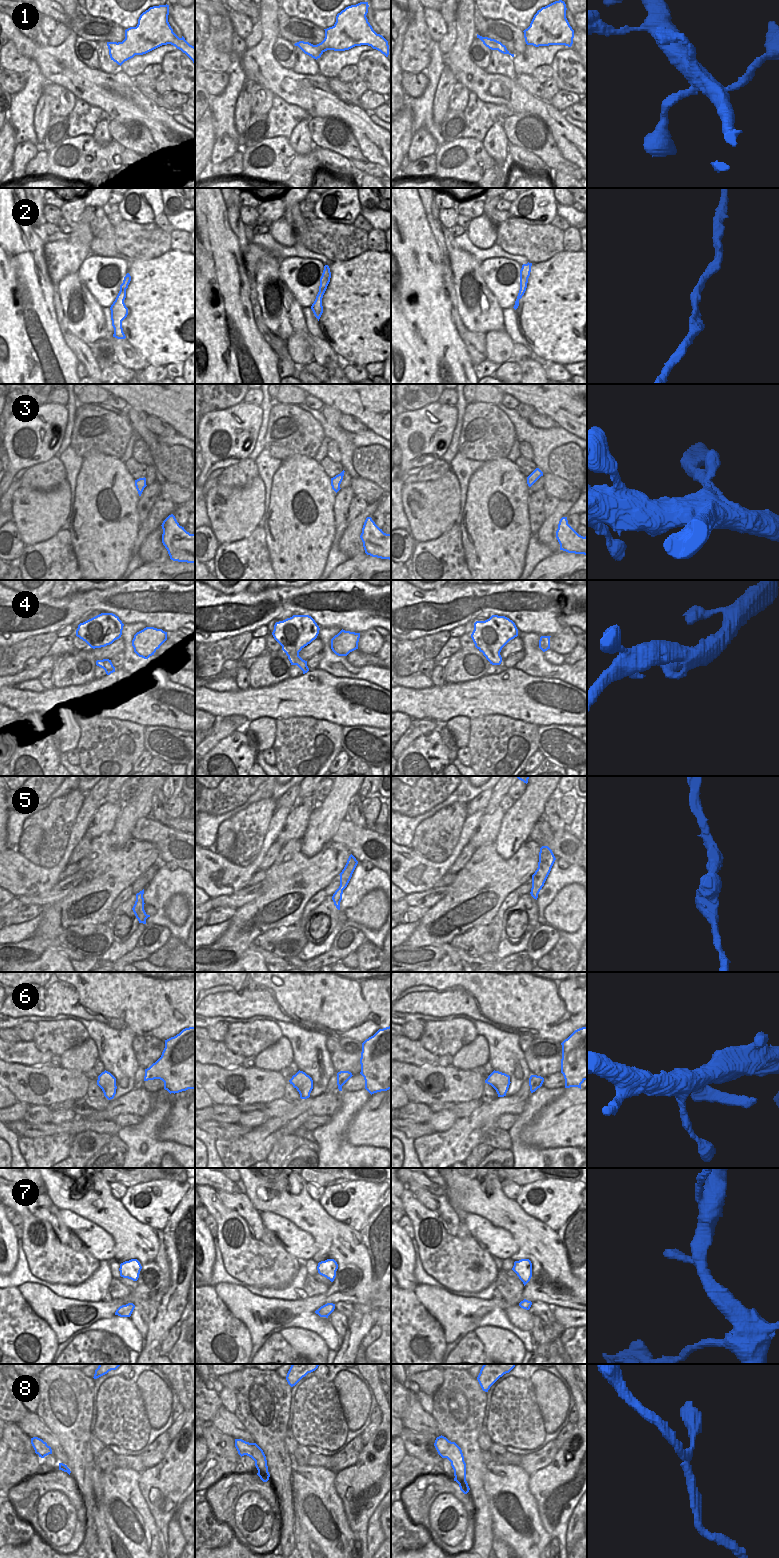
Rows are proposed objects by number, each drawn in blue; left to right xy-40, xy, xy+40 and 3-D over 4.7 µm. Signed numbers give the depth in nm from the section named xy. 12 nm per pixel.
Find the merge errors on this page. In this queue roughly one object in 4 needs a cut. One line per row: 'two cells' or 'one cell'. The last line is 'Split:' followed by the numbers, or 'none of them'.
1: one cell
2: one cell
3: one cell
4: one cell
5: one cell
6: one cell
7: one cell
8: one cell
Split: none of them

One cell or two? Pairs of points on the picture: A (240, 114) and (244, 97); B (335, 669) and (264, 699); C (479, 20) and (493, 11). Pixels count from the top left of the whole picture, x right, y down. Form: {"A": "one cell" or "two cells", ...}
{"A": "one cell", "B": "two cells", "C": "two cells"}

